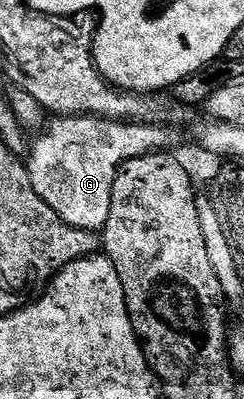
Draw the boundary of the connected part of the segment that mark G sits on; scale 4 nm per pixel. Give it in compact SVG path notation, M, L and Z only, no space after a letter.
M92 115L55 120L54 128L52 123L49 130L42 133L47 135L39 134L35 143L33 140L32 154L28 159L30 180L36 193L44 197L47 205L64 222L85 231L97 232L105 228L112 209L112 185L123 163L165 152L174 143L174 131L170 125L95 119Z

